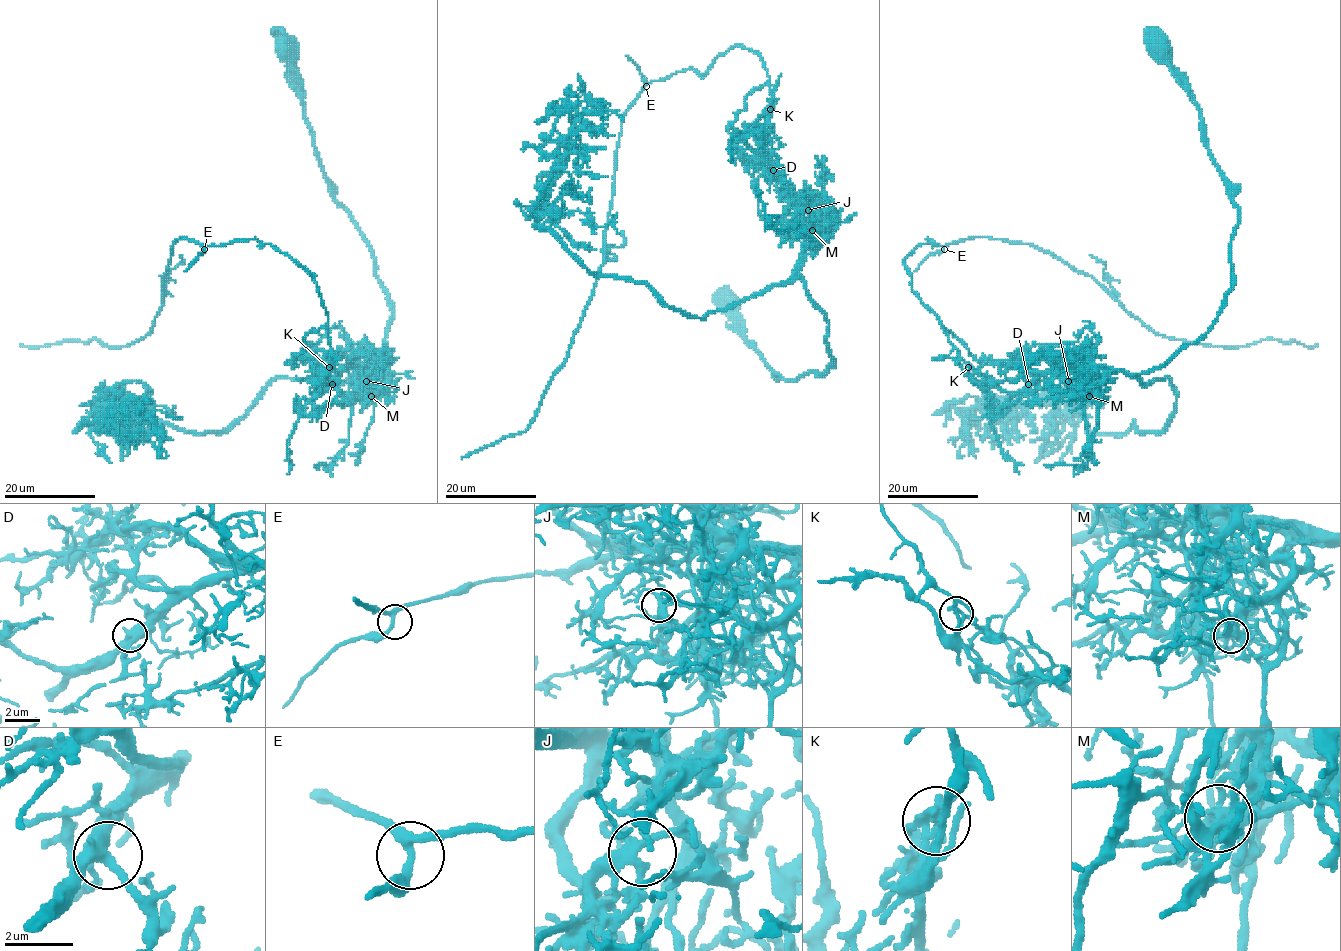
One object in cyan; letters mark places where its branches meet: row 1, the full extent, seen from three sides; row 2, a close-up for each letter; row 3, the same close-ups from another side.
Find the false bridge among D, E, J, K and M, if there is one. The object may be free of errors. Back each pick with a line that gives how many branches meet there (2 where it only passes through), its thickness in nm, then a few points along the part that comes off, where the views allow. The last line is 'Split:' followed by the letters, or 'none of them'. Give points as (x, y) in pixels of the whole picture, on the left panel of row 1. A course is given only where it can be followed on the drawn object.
K: 4 branches meet; 240 nm thick; foreign part runs (328, 367), (316, 283), (252, 238), (204, 246), (180, 236), (163, 275), (163, 306), (132, 344), (21, 344)
Split: K

